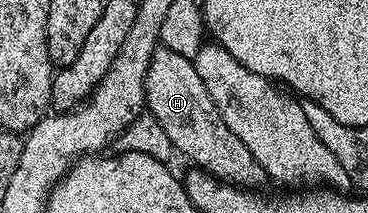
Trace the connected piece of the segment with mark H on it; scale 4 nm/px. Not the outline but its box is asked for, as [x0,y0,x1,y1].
[145,45,268,188]

